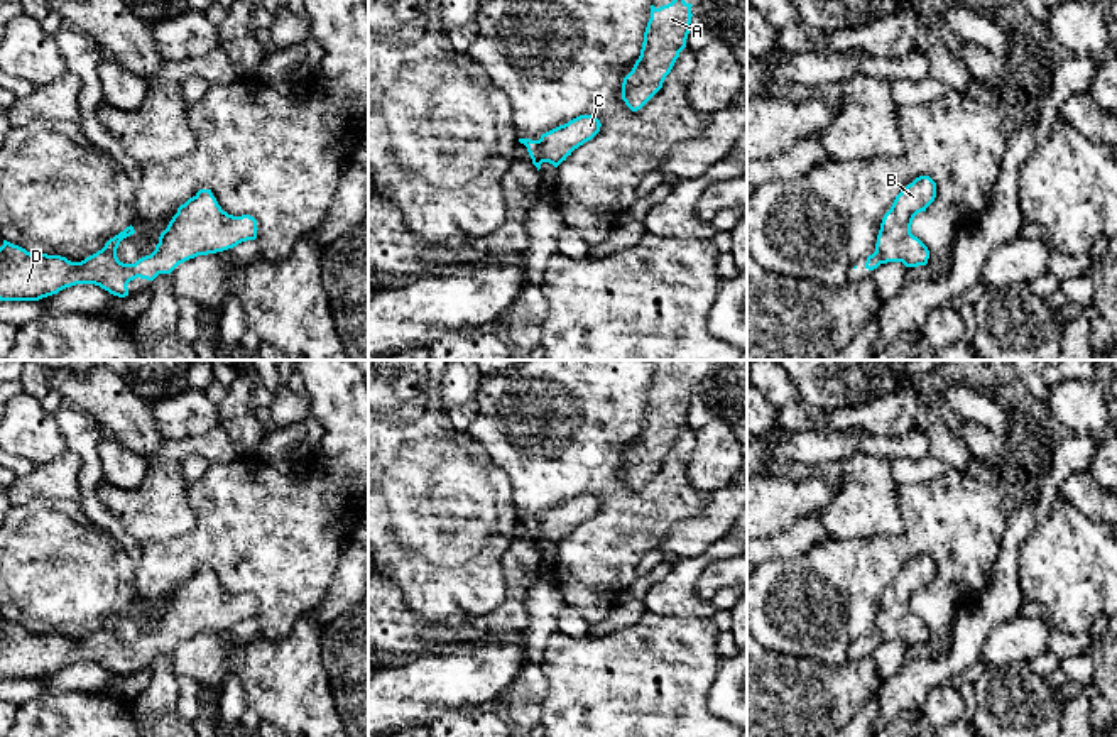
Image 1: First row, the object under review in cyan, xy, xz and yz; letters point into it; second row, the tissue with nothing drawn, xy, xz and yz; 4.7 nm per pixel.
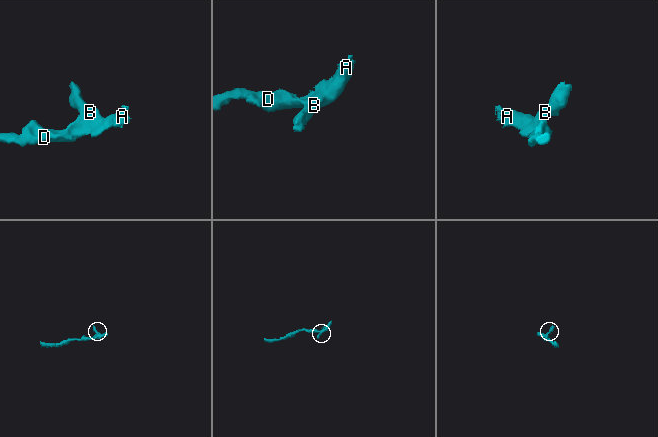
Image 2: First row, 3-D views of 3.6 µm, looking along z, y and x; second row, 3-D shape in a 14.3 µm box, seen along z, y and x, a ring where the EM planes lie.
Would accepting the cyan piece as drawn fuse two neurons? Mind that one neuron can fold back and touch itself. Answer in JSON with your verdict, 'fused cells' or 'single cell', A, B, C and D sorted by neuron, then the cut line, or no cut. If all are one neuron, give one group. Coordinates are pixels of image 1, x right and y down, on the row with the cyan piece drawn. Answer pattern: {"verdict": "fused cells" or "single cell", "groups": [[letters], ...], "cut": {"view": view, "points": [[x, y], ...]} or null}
{"verdict": "single cell", "groups": [["A", "B", "C", "D"]], "cut": null}

